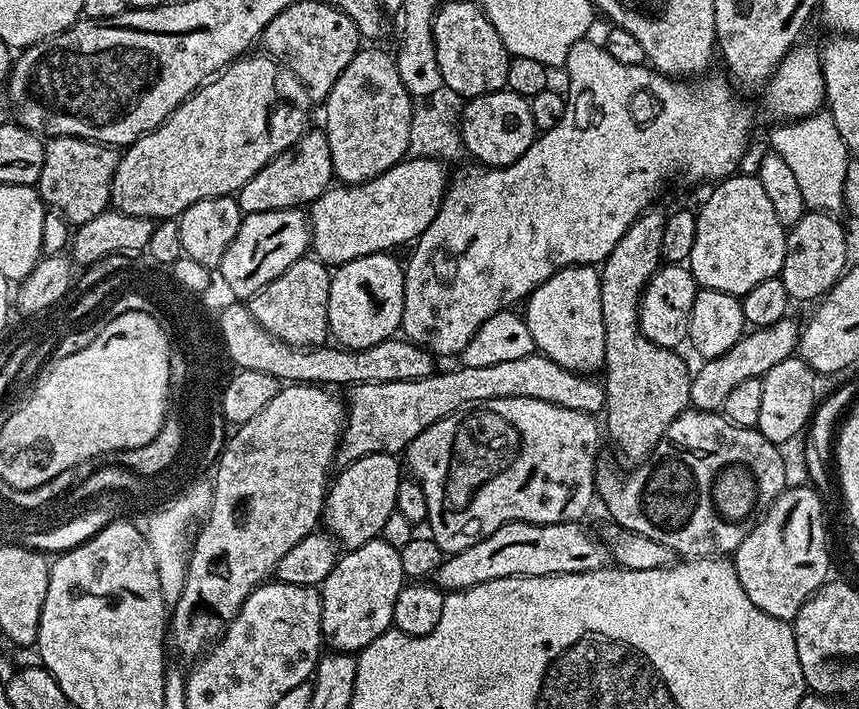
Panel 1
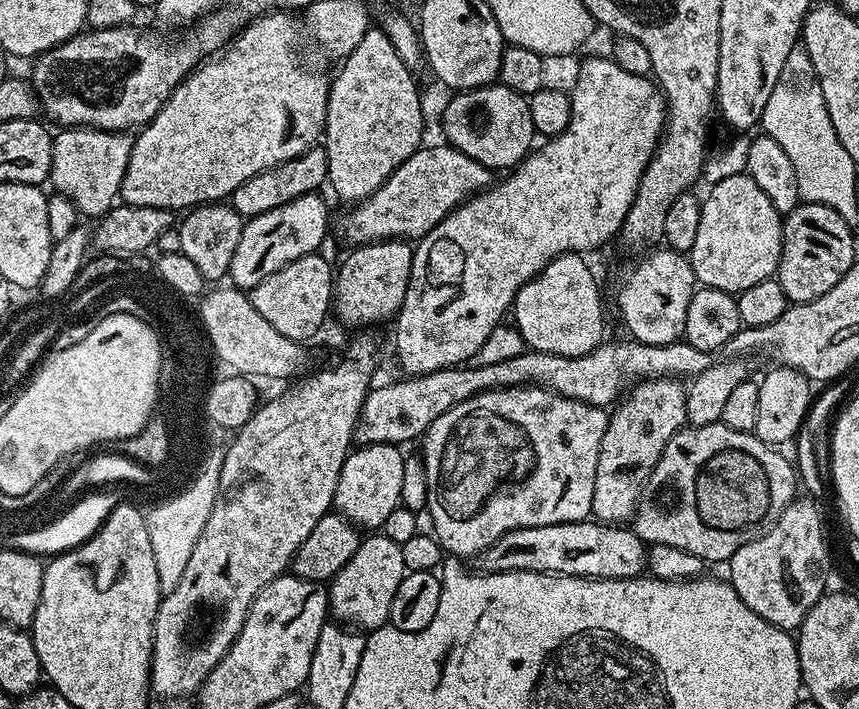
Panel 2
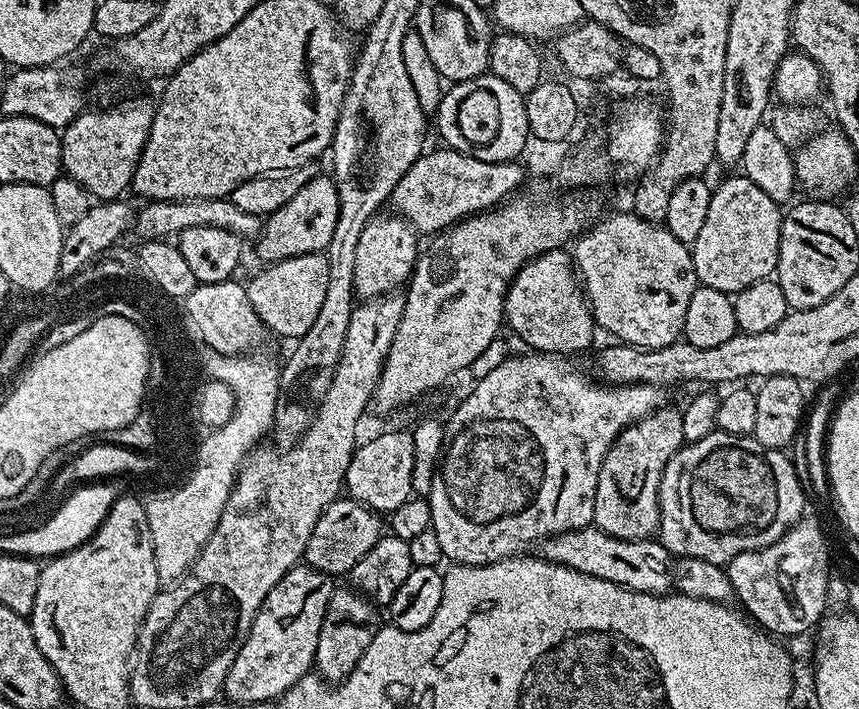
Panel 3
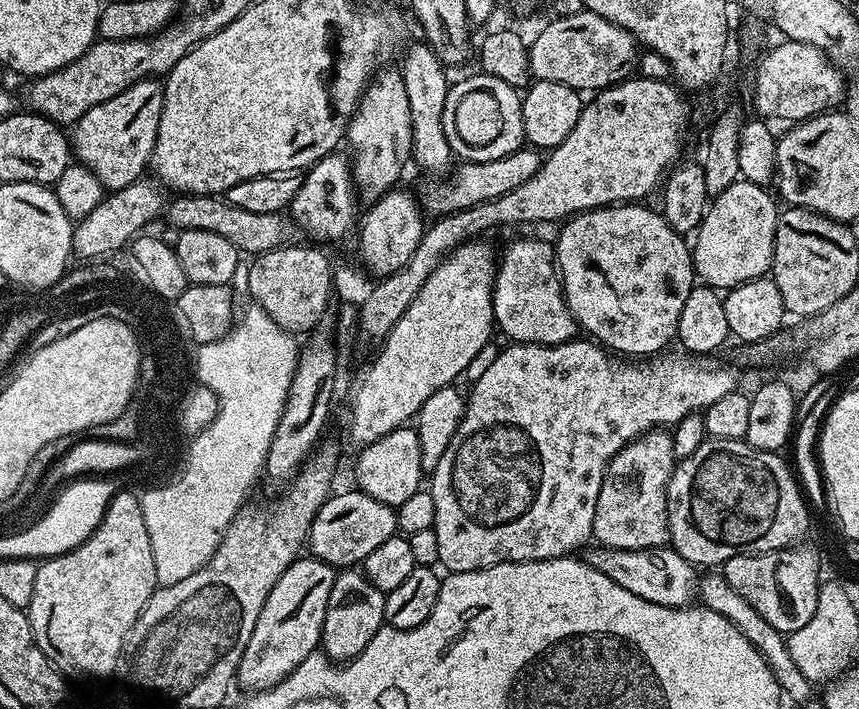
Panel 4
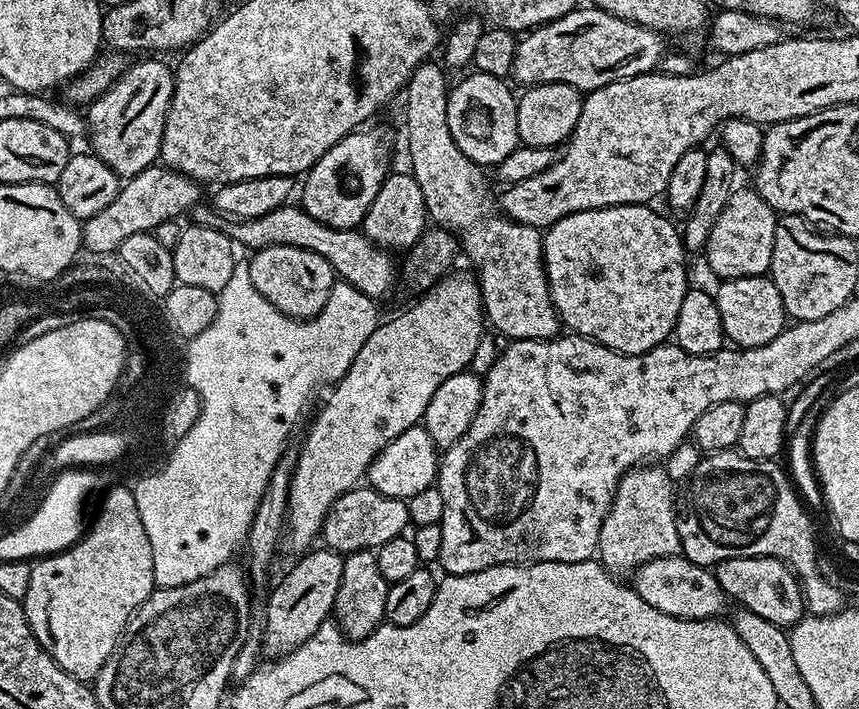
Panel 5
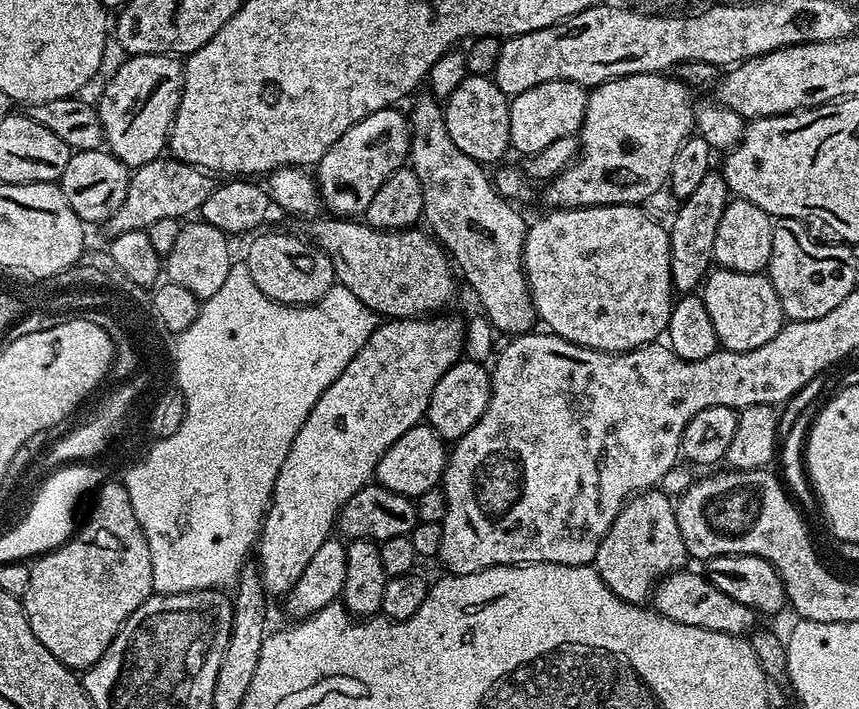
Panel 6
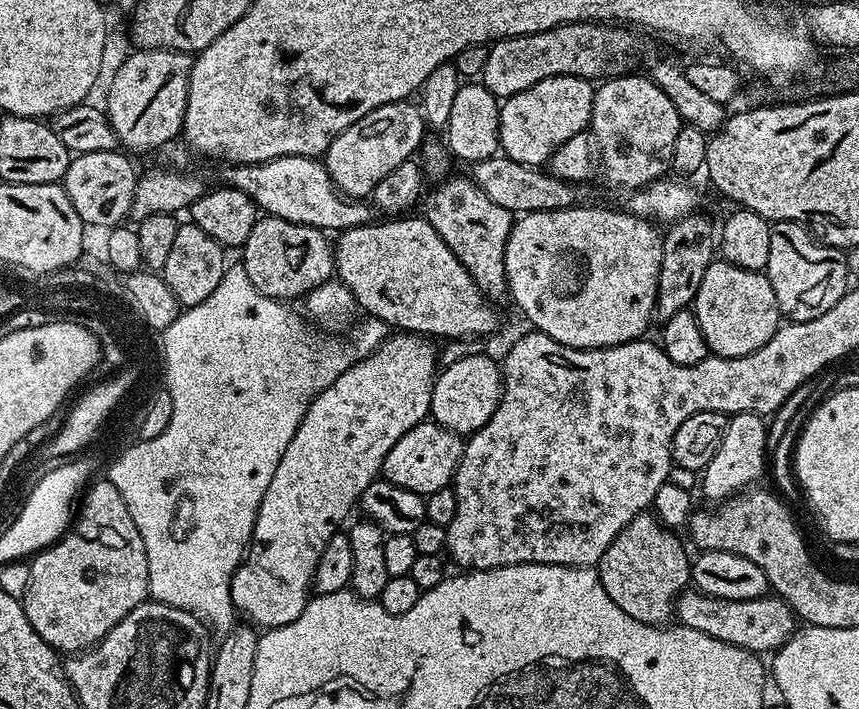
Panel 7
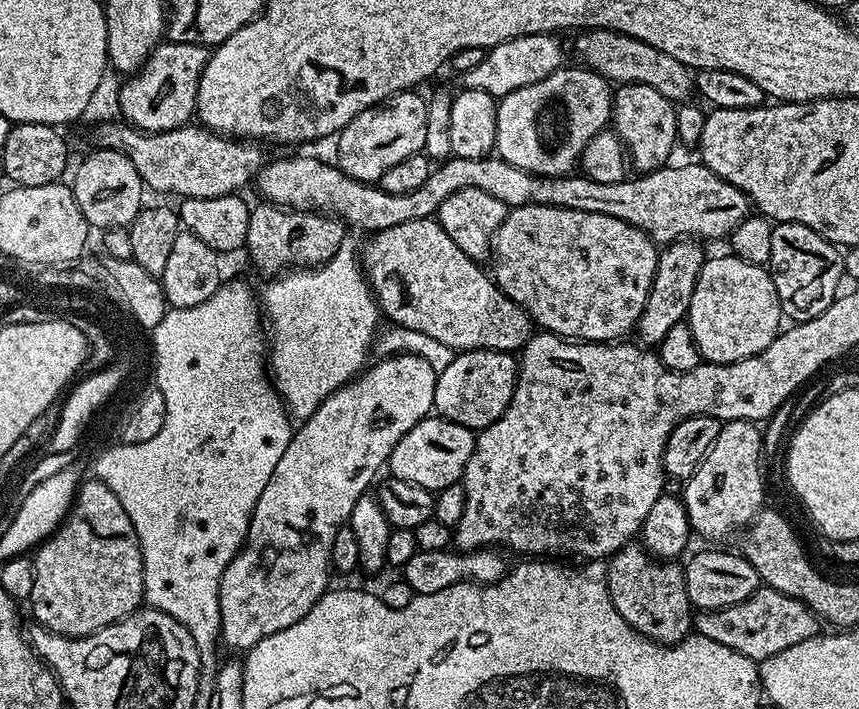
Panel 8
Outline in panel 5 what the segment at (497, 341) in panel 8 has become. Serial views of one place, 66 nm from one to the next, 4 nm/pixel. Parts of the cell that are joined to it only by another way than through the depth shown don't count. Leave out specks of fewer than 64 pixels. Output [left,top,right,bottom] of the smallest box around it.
[190,203,398,298]

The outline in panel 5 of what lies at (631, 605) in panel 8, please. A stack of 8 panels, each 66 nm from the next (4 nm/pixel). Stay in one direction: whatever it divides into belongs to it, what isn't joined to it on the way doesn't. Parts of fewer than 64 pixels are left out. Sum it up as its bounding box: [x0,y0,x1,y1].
[596,466,681,578]

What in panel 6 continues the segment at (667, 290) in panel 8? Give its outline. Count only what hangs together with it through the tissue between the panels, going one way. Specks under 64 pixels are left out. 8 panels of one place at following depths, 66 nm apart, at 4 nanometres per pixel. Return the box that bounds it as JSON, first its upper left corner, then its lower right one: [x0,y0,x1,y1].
[668,170,730,294]

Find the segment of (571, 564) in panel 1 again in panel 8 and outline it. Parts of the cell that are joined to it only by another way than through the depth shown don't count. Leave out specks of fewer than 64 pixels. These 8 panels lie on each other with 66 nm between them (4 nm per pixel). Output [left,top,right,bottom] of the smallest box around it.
[694,586,821,662]

